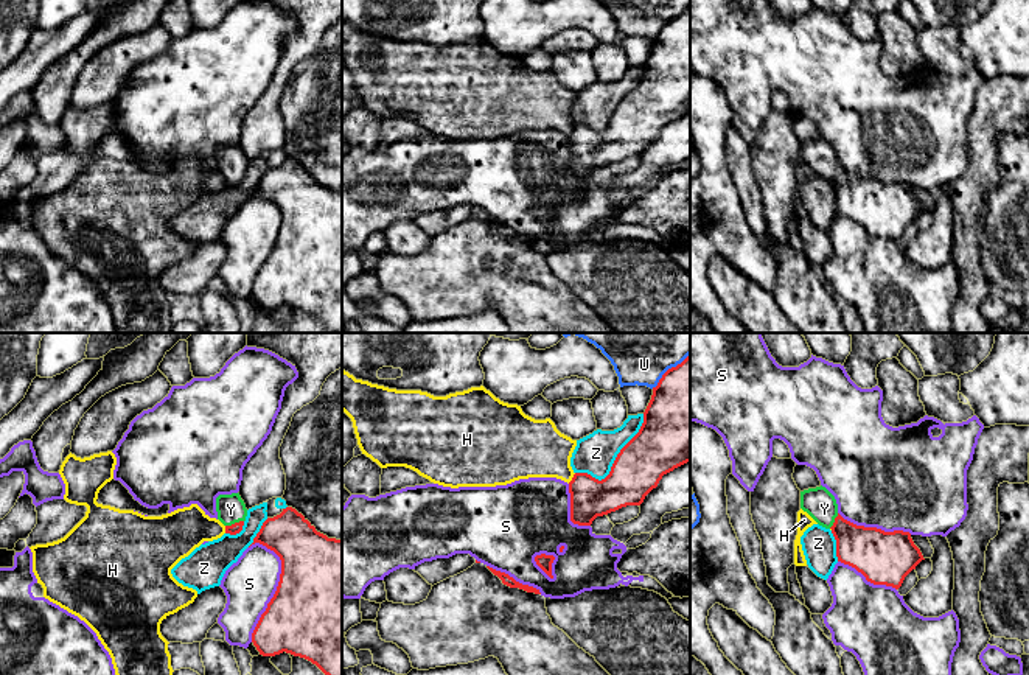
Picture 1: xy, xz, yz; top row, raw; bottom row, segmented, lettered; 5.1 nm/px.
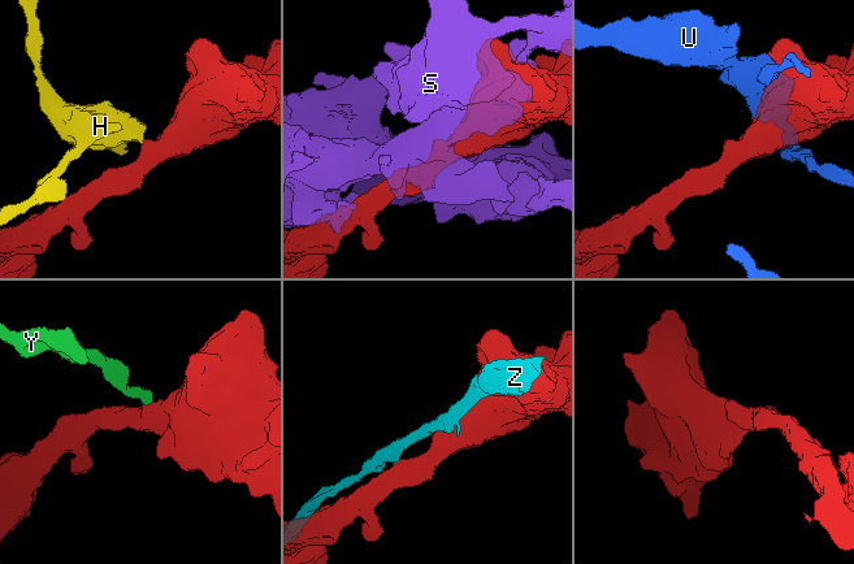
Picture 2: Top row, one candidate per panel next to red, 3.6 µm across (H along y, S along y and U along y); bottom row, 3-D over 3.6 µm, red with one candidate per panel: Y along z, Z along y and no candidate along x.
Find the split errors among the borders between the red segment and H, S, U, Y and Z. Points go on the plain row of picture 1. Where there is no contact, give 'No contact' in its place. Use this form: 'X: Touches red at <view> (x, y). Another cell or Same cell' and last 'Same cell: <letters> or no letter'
H: Touches red at xz (572, 129). Another cell
S: Touches red at xy (277, 241). Another cell
U: Touches red at xz (669, 20). Another cell
Y: Touches red at xy (233, 176). Same cell
Z: Touches red at xz (614, 112). Another cell
Same cell: Y

